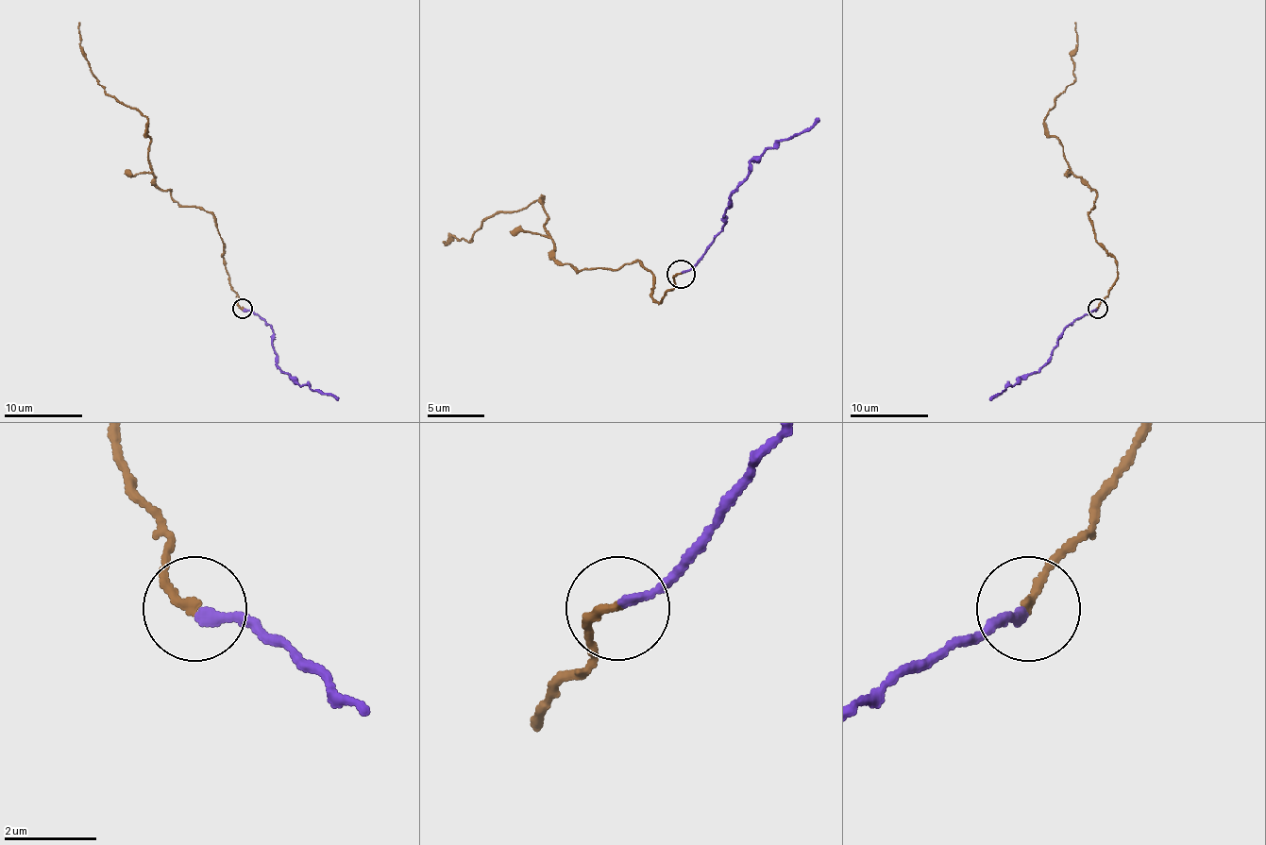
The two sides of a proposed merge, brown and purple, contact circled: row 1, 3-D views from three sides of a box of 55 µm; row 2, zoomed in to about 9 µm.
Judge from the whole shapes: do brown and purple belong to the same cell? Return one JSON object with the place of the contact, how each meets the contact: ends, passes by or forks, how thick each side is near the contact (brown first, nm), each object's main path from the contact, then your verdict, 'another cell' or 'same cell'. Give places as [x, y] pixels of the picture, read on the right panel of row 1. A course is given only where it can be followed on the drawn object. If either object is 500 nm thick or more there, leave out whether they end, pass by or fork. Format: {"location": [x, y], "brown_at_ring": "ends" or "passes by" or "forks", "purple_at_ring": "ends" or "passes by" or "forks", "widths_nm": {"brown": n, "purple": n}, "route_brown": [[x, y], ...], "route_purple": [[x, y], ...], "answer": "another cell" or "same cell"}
{"location": [1097, 309], "brown_at_ring": "ends", "purple_at_ring": "ends", "widths_nm": {"brown": 180, "purple": 240}, "route_brown": [[1097, 309], [1116, 260], [1095, 239], [1088, 215], [1097, 194], [1044, 121], [1073, 81], [1075, 23]], "route_purple": [[1097, 309], [1068, 327], [1044, 364], [988, 399]], "answer": "same cell"}

